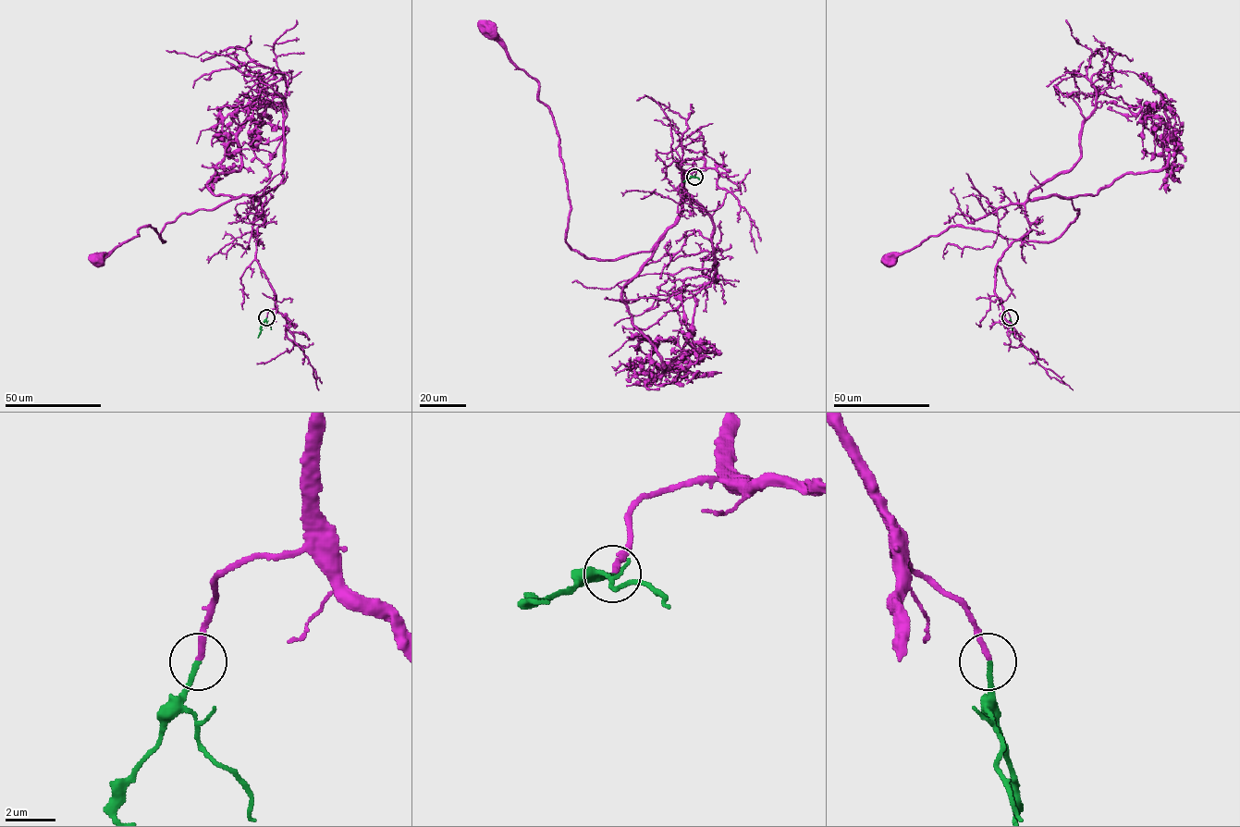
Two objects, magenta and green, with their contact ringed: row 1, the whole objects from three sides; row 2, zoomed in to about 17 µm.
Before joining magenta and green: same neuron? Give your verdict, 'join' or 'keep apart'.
join

